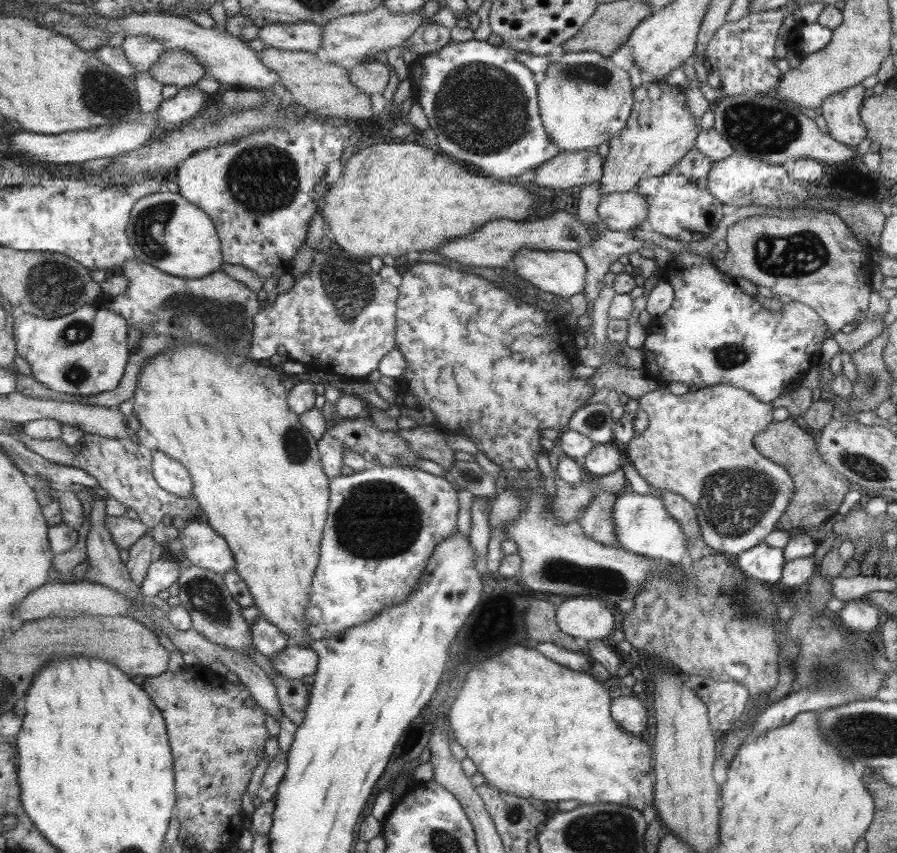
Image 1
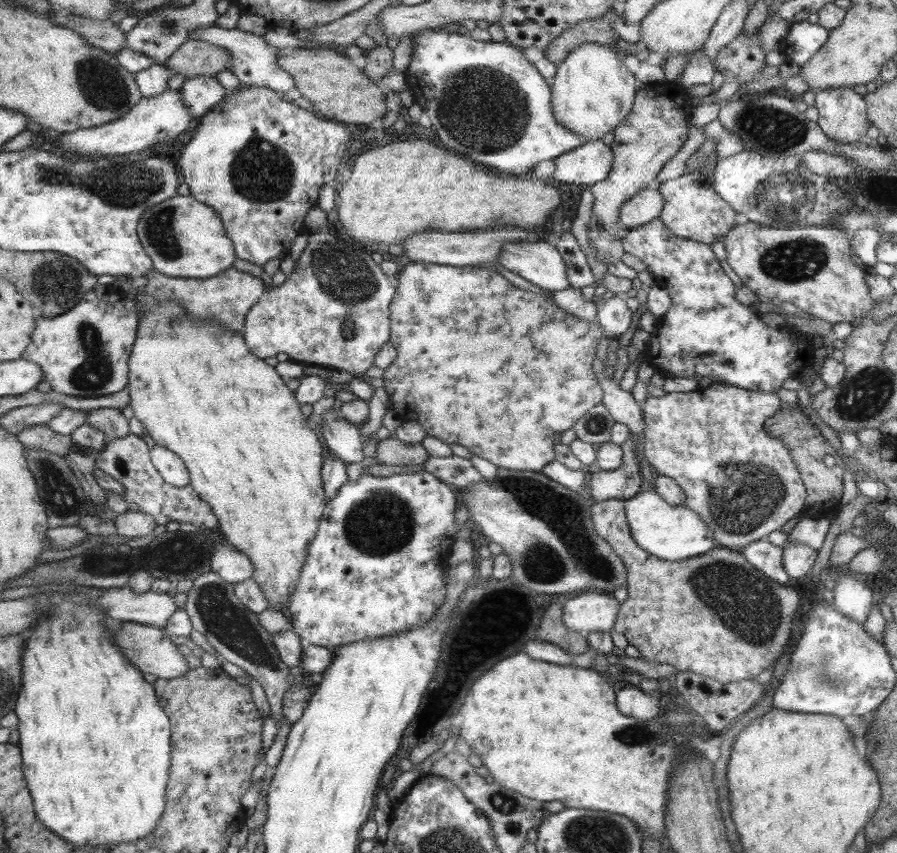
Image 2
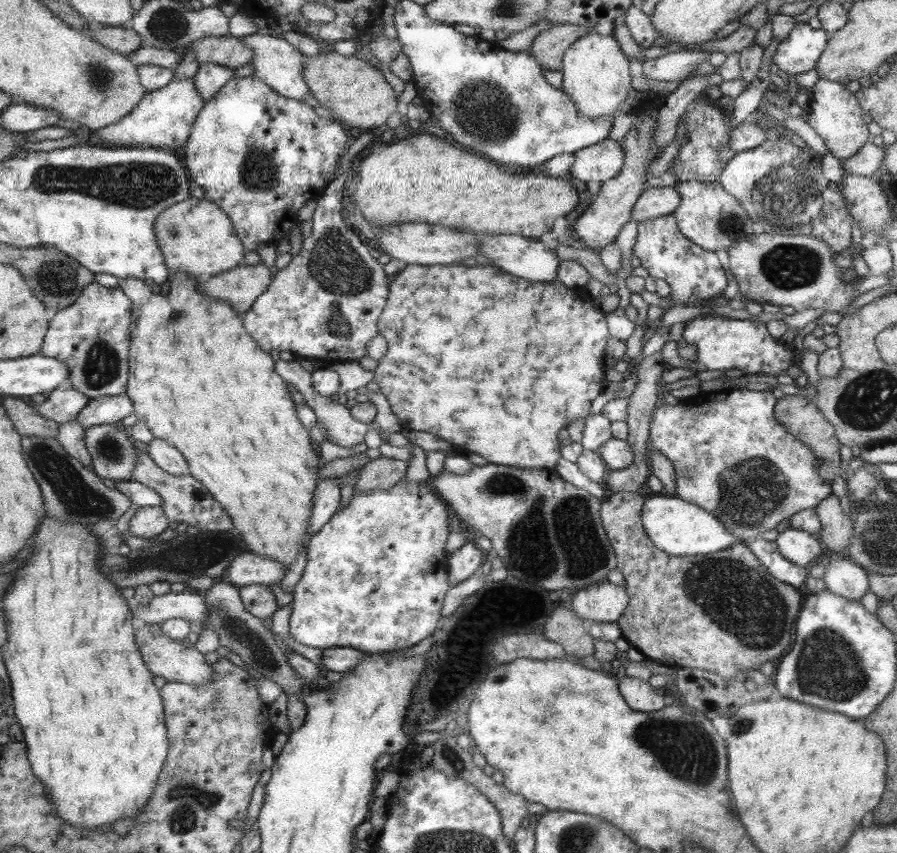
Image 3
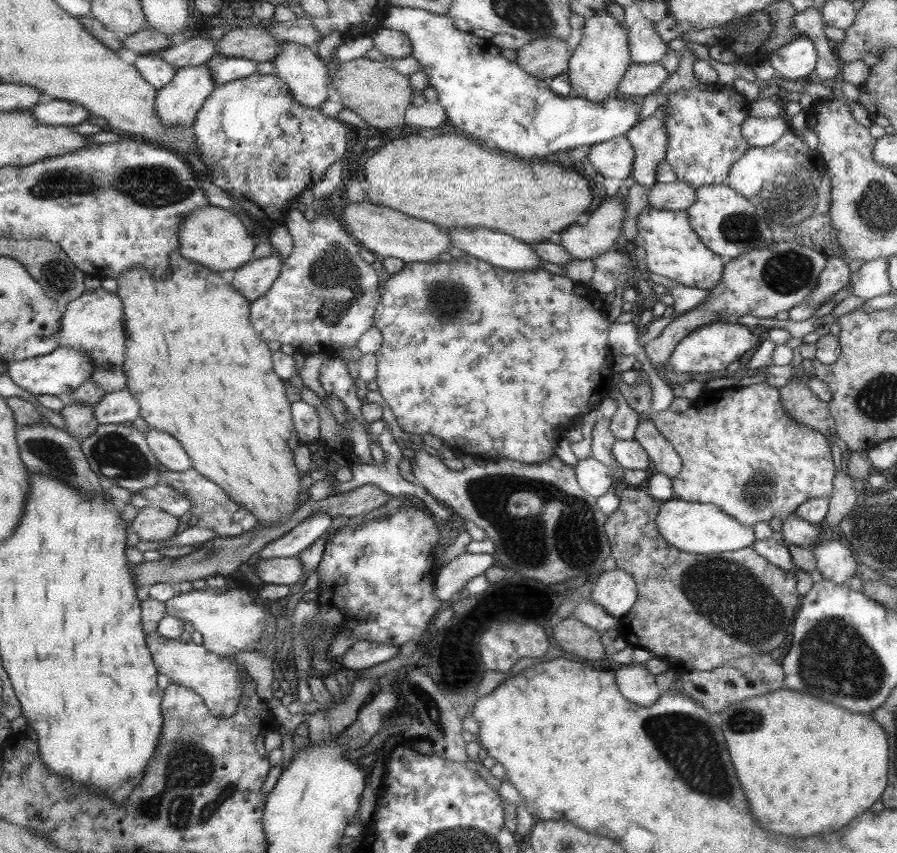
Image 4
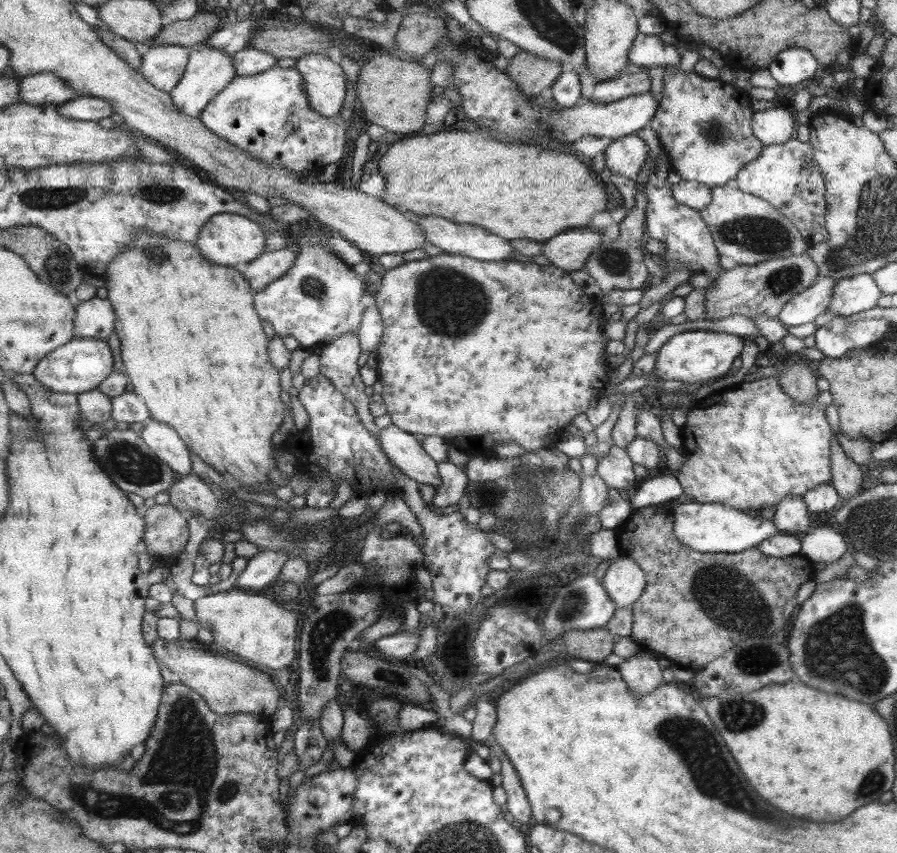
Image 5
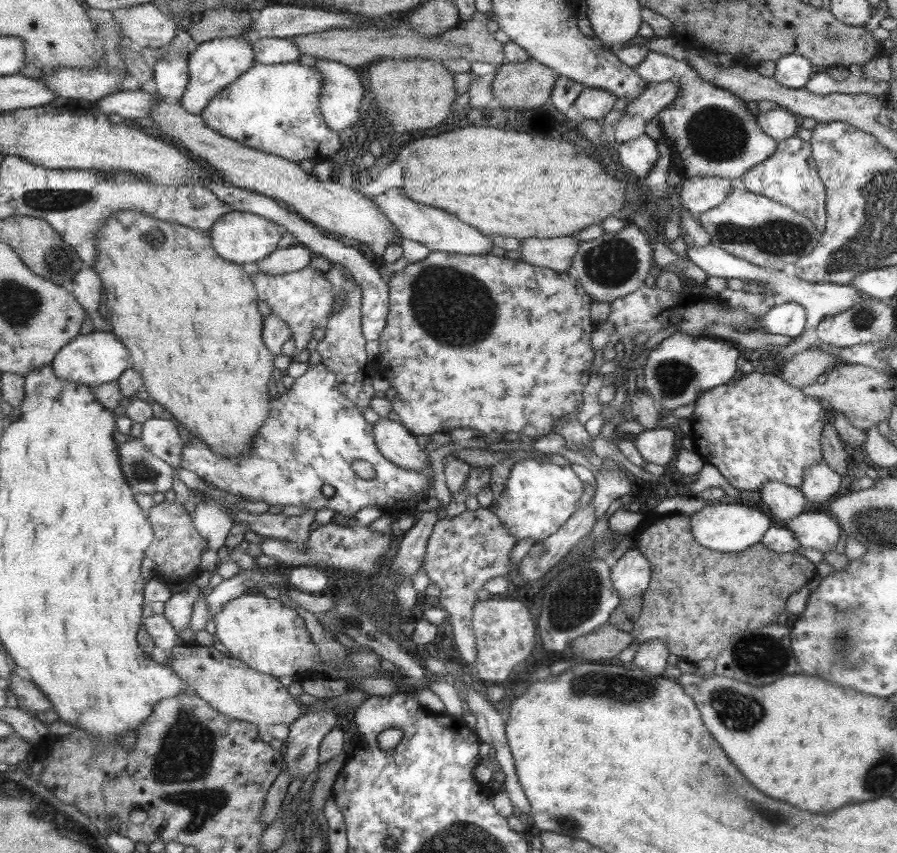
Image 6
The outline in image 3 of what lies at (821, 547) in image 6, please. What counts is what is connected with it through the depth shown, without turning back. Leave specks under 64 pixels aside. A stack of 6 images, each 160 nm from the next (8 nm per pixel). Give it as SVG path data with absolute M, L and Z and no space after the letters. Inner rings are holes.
M826 554L821 578L829 592L857 600L868 591L868 573L845 554Z

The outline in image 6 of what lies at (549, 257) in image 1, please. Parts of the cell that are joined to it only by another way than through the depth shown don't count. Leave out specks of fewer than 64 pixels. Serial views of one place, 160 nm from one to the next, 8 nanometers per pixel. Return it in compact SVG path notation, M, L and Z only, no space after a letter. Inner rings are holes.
M395 188L389 193L381 196L369 196L371 200L388 216L391 222L399 229L402 239L419 241L430 251L447 252L451 254L477 254L486 255L489 253L491 238L479 234L475 228L461 224L455 216L447 214L444 209L433 208L430 205L419 204L403 193L403 188Z

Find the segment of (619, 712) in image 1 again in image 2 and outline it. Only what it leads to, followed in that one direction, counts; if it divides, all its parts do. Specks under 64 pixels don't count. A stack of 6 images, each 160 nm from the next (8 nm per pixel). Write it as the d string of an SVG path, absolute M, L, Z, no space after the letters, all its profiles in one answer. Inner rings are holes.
M631 684L619 689L617 694L618 711L623 716L634 717L635 720L649 720L659 712L658 699L653 693L645 693Z

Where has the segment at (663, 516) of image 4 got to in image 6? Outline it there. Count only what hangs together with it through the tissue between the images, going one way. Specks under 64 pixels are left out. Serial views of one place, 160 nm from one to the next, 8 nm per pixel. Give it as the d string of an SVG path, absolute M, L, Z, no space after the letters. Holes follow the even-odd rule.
M710 502L700 510L693 512L690 520L694 539L703 545L703 548L728 553L739 552L757 544L774 522L768 514L738 502L733 504Z

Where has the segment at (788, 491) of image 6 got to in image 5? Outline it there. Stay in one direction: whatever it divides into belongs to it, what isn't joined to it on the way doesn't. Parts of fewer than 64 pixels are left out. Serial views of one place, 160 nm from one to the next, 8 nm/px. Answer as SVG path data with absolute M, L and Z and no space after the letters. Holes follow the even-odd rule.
M786 496L777 506L773 515L774 525L779 534L800 536L807 533L809 528L809 513L802 497Z

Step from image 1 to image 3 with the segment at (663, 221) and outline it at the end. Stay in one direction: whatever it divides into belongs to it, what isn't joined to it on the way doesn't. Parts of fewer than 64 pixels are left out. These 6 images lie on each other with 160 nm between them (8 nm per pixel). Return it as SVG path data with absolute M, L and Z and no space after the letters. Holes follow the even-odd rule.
M678 180L675 190L678 190L681 197L681 202L673 212L679 232L699 248L709 252L726 250L735 241L743 240L753 234L755 224L748 213L733 196L723 190L718 180L714 184L701 183L696 180L685 182Z

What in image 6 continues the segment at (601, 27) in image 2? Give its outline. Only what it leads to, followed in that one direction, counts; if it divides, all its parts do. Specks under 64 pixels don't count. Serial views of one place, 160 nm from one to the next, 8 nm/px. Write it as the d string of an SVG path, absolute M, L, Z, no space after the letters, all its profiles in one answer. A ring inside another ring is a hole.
M529 57L523 62L503 62L490 85L498 106L524 111L545 104L556 78L550 68Z

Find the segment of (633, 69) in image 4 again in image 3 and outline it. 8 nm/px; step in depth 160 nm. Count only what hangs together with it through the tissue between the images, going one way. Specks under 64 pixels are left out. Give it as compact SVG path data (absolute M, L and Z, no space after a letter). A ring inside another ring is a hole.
M677 50L663 56L642 60L642 74L651 80L682 80L691 74L709 53Z

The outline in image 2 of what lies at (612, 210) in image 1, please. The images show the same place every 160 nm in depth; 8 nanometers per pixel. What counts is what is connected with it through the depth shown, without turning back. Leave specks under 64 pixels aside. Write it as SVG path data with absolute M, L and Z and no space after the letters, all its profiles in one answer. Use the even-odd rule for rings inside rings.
M652 186L633 195L622 204L618 212L618 221L623 228L631 230L658 218L665 206L665 199L659 190Z

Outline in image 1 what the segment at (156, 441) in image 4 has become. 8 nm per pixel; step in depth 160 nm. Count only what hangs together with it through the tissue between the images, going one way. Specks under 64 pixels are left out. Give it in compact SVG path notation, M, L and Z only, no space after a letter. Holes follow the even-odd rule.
M156 449L153 458L154 475L161 488L180 498L194 497L194 478L186 466Z

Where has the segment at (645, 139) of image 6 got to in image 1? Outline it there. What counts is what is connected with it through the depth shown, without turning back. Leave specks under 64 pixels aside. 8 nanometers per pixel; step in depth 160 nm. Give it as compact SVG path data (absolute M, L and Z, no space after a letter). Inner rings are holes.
M589 148L579 152L559 152L553 159L546 160L541 166L534 169L533 184L538 187L559 190L573 186L591 185L599 181L602 175L603 158L597 155L596 148Z

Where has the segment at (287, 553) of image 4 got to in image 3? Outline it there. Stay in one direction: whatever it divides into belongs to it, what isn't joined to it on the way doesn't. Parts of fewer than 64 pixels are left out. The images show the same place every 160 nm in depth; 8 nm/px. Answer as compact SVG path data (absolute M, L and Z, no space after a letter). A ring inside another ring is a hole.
M339 477L326 478L321 480L314 498L314 511L311 515L311 525L307 531L308 540L319 534L323 526L327 526L327 522L334 518L337 510L341 508L341 487Z

